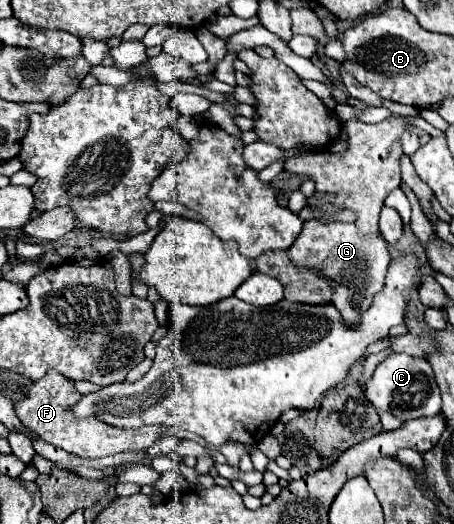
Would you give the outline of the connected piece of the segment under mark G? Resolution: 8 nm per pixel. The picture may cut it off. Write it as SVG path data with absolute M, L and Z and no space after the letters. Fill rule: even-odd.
M311 219L303 223L297 241L289 247L289 259L293 265L325 277L333 289L333 305L341 311L343 319L355 323L357 317L371 307L373 295L383 289L391 255L381 233L363 235L355 223L333 219L323 223L321 219Z

